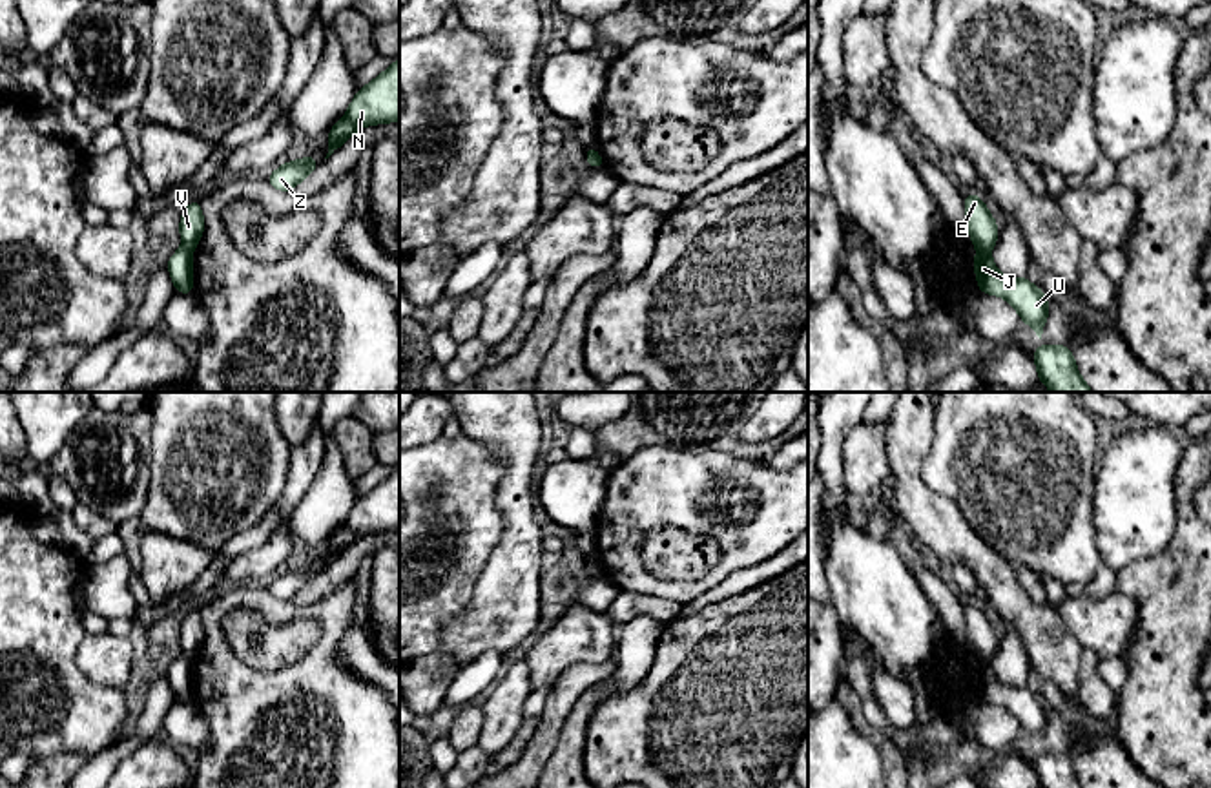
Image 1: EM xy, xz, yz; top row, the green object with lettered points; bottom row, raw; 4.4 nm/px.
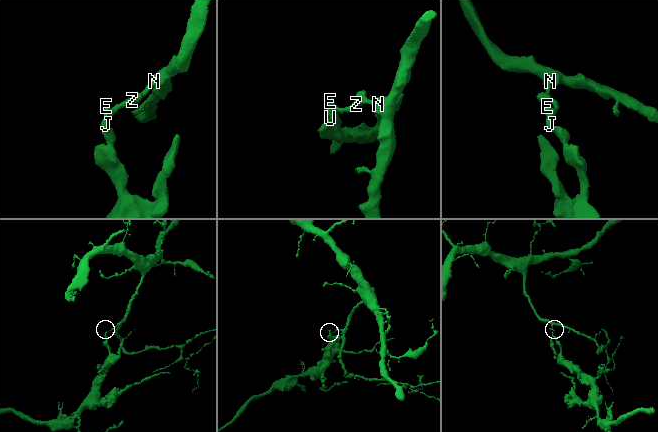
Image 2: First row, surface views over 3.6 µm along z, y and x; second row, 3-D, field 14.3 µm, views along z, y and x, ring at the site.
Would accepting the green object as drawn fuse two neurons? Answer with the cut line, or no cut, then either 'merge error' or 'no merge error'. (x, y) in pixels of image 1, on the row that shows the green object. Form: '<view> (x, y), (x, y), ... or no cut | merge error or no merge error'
yz (978, 247), (989, 252) | merge error

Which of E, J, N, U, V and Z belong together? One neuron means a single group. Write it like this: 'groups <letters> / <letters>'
groups E N V Z / J U

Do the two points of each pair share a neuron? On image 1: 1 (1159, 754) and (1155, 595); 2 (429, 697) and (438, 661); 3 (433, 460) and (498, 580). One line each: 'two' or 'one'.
1: one
2: one
3: two

